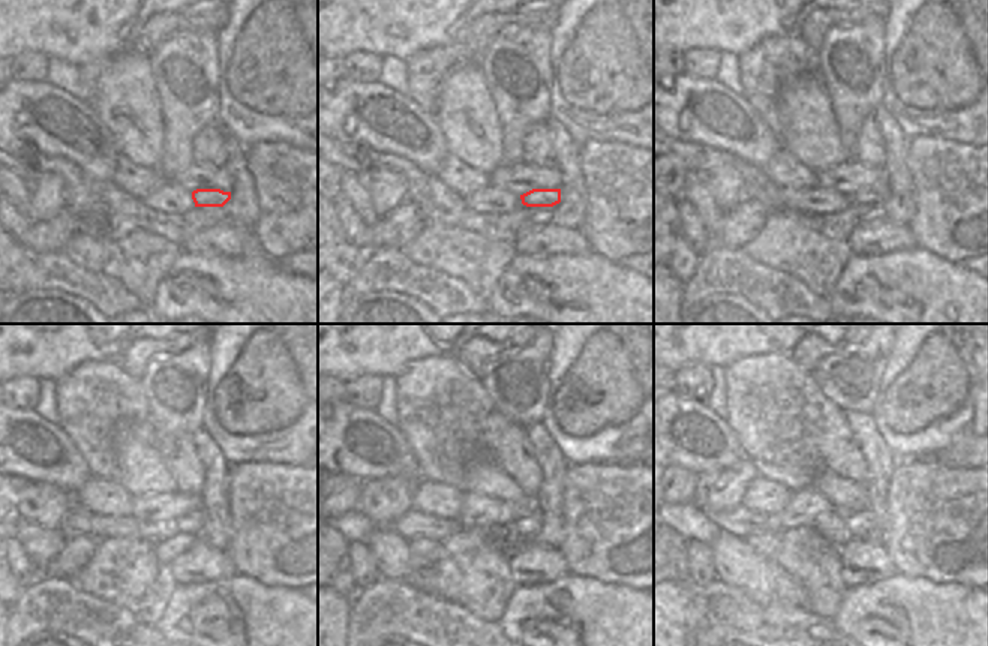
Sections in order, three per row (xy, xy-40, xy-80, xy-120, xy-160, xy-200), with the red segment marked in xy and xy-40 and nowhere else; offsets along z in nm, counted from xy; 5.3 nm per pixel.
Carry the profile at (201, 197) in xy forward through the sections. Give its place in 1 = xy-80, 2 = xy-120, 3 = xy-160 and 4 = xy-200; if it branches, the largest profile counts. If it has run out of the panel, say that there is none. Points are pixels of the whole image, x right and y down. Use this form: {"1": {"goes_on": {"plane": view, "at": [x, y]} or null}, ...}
{"1": {"goes_on": {"plane": "xy-80", "at": [877, 194]}}, "2": {"goes_on": {"plane": "xy-120", "at": [192, 523]}}, "3": {"goes_on": {"plane": "xy-160", "at": [526, 528]}}, "4": {"goes_on": {"plane": "xy-200", "at": [859, 523]}}}

